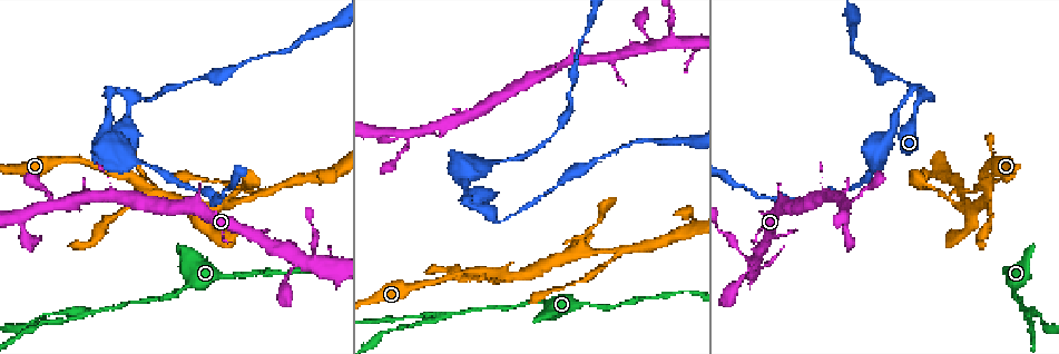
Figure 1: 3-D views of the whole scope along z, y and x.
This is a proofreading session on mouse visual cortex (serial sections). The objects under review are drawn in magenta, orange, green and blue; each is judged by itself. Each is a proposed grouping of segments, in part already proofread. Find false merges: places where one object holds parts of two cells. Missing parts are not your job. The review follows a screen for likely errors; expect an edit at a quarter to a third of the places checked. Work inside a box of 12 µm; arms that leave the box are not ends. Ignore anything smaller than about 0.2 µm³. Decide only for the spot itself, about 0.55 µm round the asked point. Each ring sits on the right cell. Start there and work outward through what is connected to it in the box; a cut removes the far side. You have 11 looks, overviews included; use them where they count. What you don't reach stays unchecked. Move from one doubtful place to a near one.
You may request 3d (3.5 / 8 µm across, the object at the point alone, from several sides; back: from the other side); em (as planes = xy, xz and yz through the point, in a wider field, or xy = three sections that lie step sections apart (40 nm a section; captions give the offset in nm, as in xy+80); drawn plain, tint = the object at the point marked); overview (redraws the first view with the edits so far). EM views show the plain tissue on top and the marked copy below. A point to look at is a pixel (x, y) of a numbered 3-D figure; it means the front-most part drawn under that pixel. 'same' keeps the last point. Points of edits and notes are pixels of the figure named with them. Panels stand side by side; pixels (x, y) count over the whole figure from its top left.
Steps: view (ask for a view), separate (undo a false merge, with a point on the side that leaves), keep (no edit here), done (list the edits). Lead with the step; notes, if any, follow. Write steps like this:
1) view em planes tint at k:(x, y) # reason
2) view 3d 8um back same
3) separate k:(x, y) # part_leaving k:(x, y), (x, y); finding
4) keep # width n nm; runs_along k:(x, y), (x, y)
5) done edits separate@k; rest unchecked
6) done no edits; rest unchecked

view 3d 3.5um at 1:(549, 264) # three-way junction

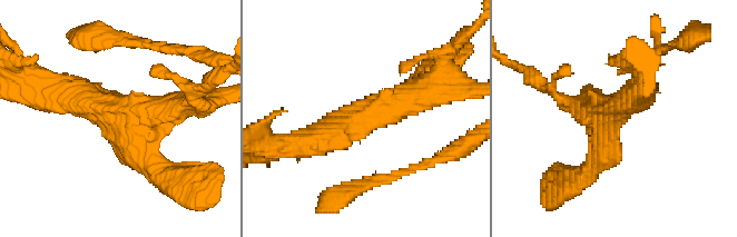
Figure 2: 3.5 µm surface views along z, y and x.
view em xy step 1 tint at 2:(365, 113) # arms 3; arm_widths 350, 400, 400 nm

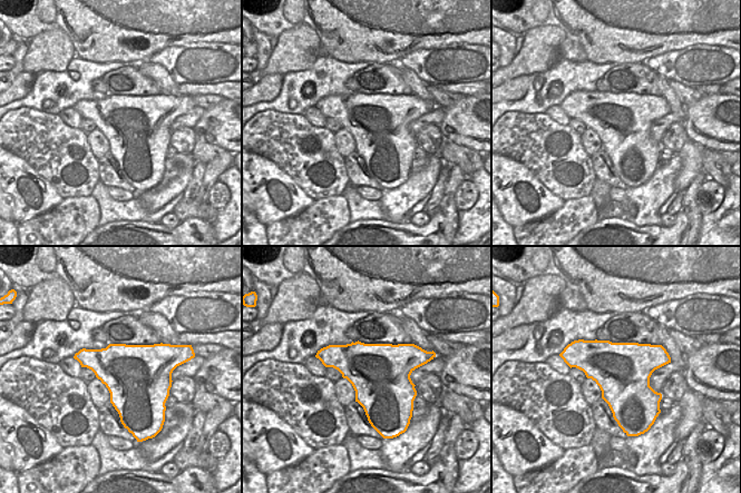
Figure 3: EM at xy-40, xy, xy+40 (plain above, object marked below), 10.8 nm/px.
keep # width 650 nm; runs_along 2:(302, 146), (432, 89); continuous, no second cell

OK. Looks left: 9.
view 3d 3.5um at 1:(922, 101) # a narrow waist

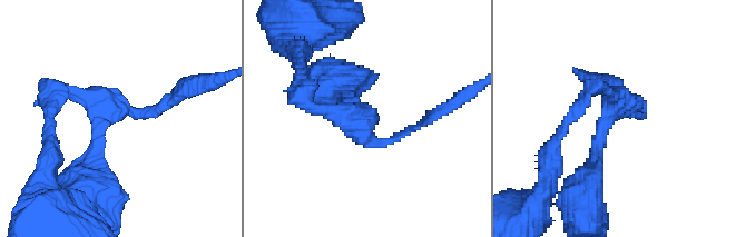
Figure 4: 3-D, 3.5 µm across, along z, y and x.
view em xy step 5 tint at 4:(612, 109) # arms 3; arm_widths 150, 200, 250 nm

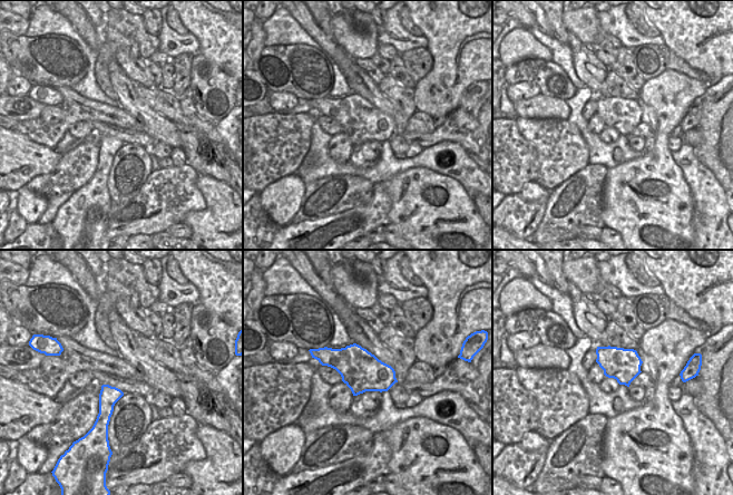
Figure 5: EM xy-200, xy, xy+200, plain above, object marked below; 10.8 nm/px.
keep # runs_along 4:(88, 180), (98, 111), (61, 88), (55, 101); continuous, no second cell

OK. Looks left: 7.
view 3d 8um back at 1:(486, 166) # sudden change in width

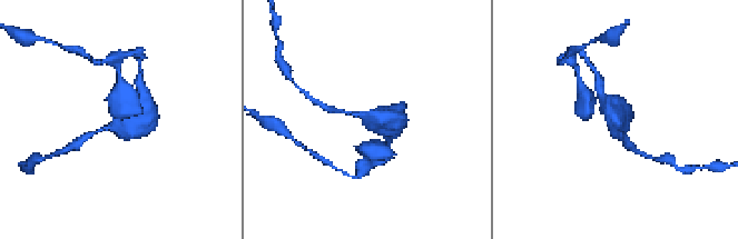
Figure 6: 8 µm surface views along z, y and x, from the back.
view 3d 3.5um at 6:(117, 126) # zoom in

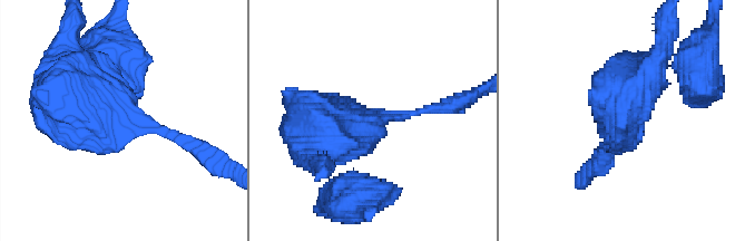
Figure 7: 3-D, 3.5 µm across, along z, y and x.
view em xy step 3 tint at 7:(375, 122)

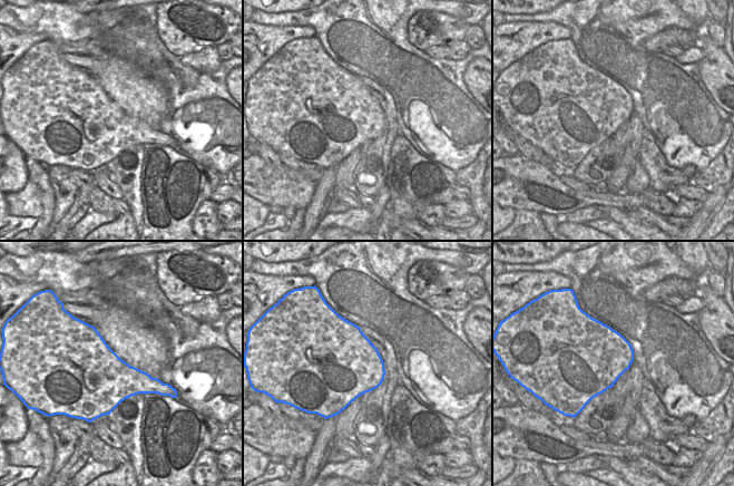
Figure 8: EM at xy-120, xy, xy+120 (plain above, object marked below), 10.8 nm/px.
keep # width 750 nm; runs_along 7:(74, 73), (115, 117), (194, 148); continuous, no second cell

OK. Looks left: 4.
view 3d 3.5um at 1:(313, 263) # arms part here

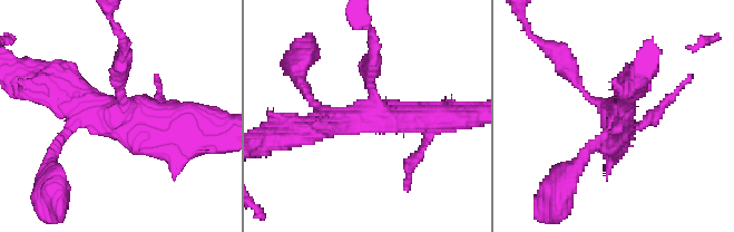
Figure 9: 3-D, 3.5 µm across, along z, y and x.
separate 9:(571, 69) # part_leaving 9:(125, 98), (125, 44), (114, 22); two cells meet here

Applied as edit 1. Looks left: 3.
view overview # see it whole again

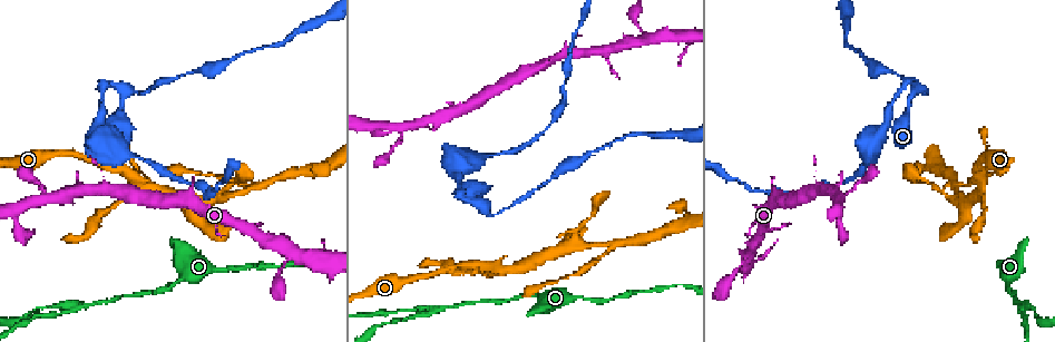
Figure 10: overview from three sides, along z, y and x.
view 3d 3.5um at 10:(77, 308) # three arms meet

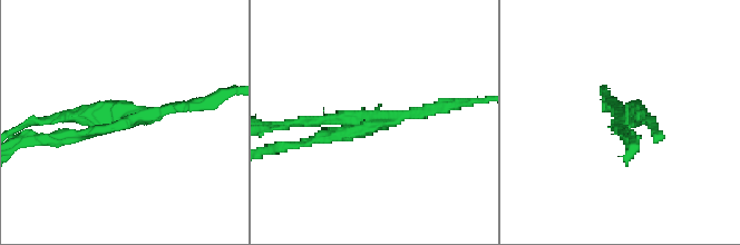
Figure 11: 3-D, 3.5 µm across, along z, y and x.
view em xy step 5 tint at 11:(627, 121) # arms 3; arm_widths 150, 150, 200 nm

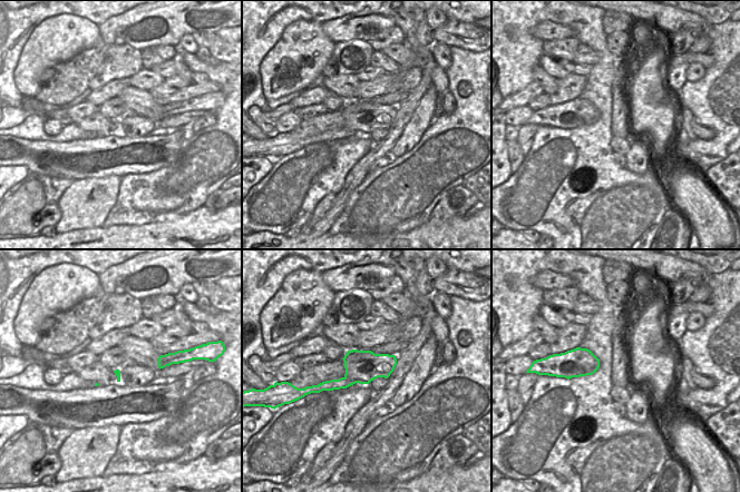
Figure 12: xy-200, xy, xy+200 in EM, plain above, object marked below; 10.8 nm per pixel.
separate 11:(314, 139) # width 360 nm; border 12:(373, 353), (363, 370), (344, 377); a second cell is stuck on

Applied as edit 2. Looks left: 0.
done edits separate@9, separate@11; rest unchecked

